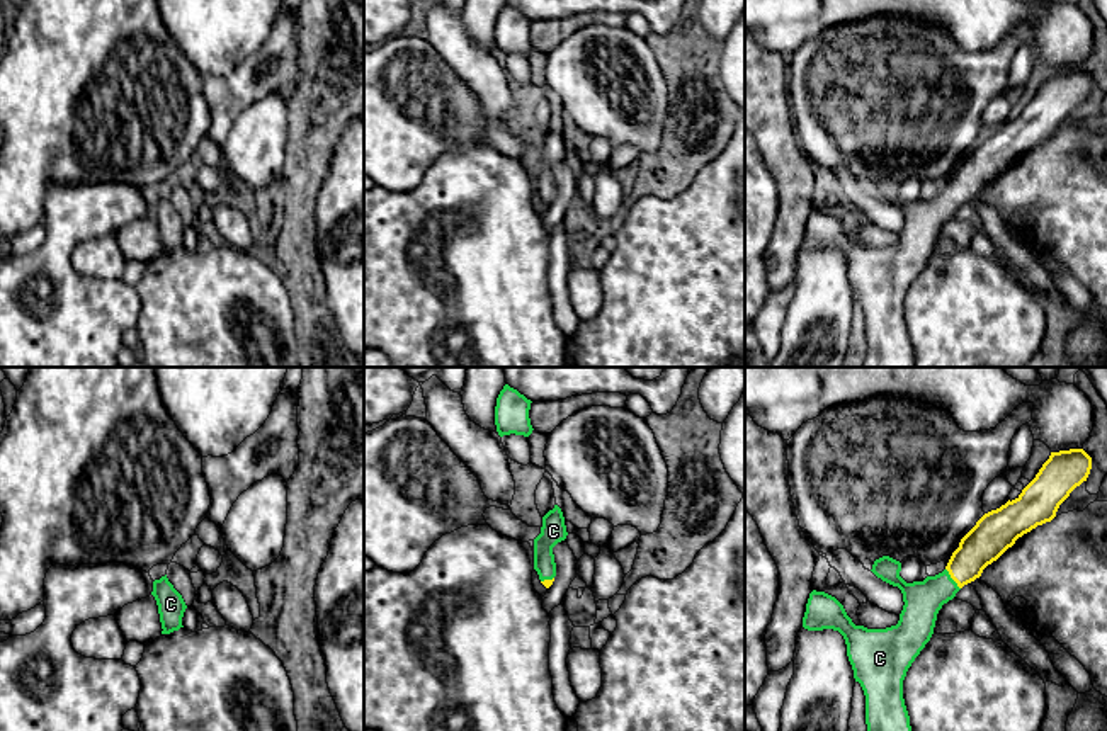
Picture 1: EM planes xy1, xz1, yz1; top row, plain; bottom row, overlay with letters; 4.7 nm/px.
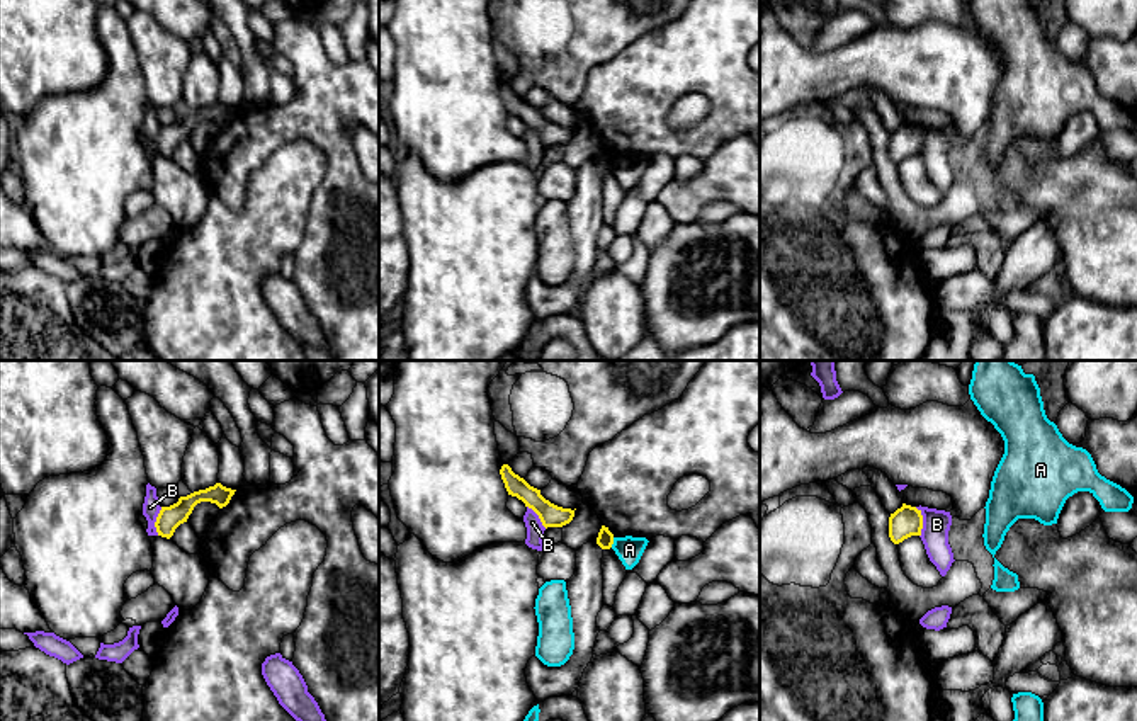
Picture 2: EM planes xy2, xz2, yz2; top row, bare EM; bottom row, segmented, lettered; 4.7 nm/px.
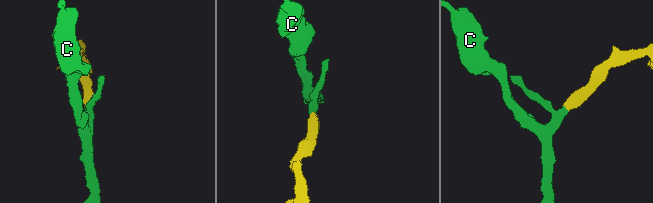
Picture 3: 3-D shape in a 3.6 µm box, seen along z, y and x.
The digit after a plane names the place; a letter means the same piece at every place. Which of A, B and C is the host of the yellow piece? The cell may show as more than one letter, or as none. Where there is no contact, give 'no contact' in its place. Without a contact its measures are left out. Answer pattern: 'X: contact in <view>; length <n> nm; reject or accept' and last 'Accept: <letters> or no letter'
A: contact in xz2; length 50 nm; reject
B: contact in yz2; length 150 nm; reject
C: contact in yz1; length 120 nm; accept
Accept: C

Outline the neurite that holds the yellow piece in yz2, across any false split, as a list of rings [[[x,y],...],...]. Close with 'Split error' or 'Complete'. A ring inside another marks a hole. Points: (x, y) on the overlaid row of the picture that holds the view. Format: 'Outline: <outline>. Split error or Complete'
Outline: [[[902,503],[902,507],[889,517],[889,537],[894,544],[899,544],[911,536],[921,536],[921,529],[923,515],[916,507]]]. Complete

